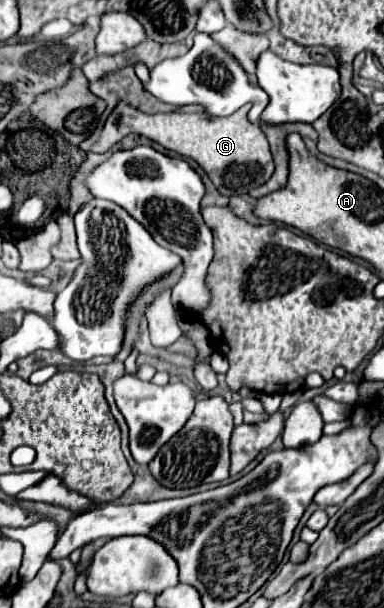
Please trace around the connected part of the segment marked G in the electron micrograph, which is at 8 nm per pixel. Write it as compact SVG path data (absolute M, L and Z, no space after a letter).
M118 101L118 105L108 115L100 139L92 145L94 153L106 153L114 143L130 133L144 135L168 151L176 151L182 157L194 159L212 179L216 189L226 195L246 195L250 189L264 185L272 173L274 163L268 147L268 139L258 125L252 125L246 119L250 105L240 107L236 113L228 117L212 117L208 113L156 113L148 115L126 101Z

